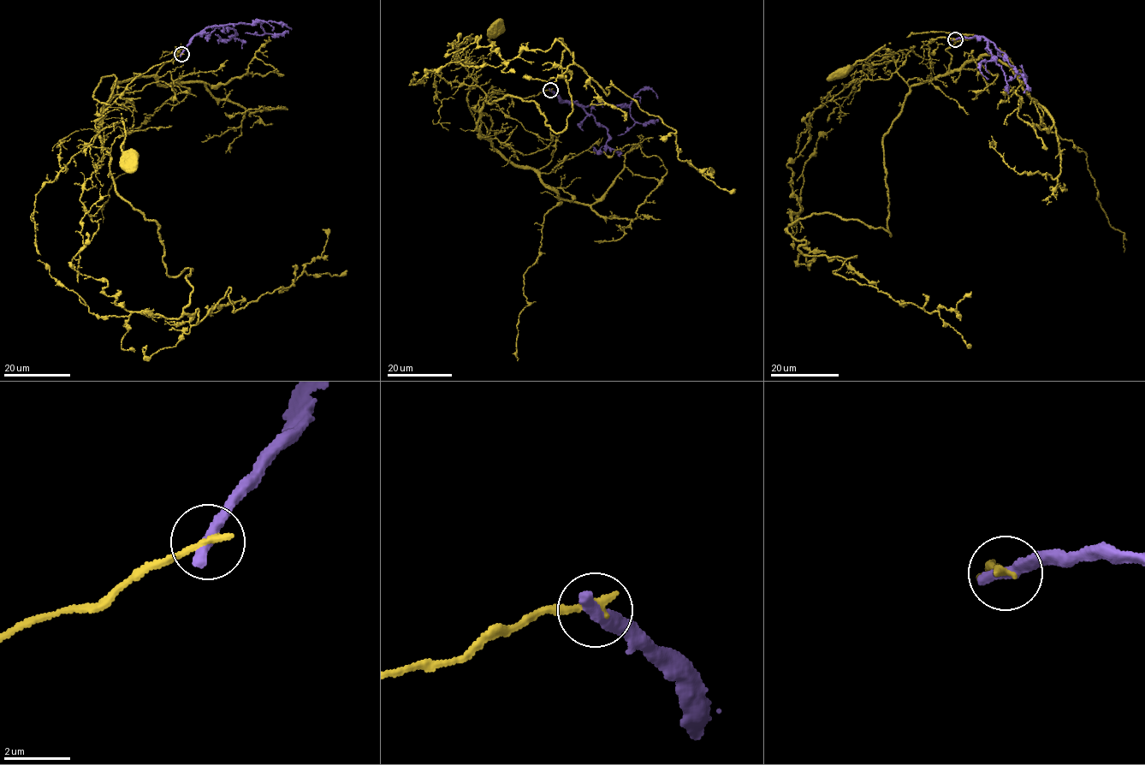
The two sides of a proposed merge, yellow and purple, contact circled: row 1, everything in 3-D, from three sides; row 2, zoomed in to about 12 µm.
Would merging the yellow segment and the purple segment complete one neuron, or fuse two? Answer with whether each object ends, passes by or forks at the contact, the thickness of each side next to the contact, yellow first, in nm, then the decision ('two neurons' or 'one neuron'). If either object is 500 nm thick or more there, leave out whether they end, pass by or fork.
yellow ends | purple ends | 260/480 nm | two neurons

